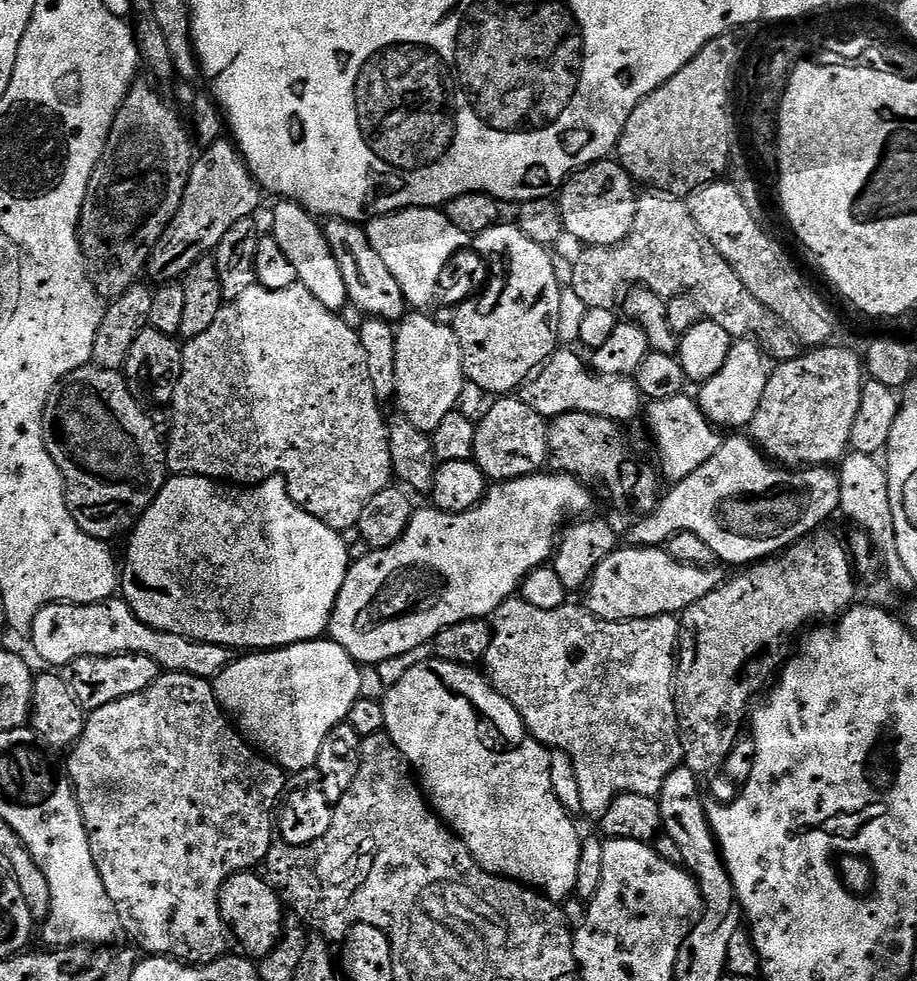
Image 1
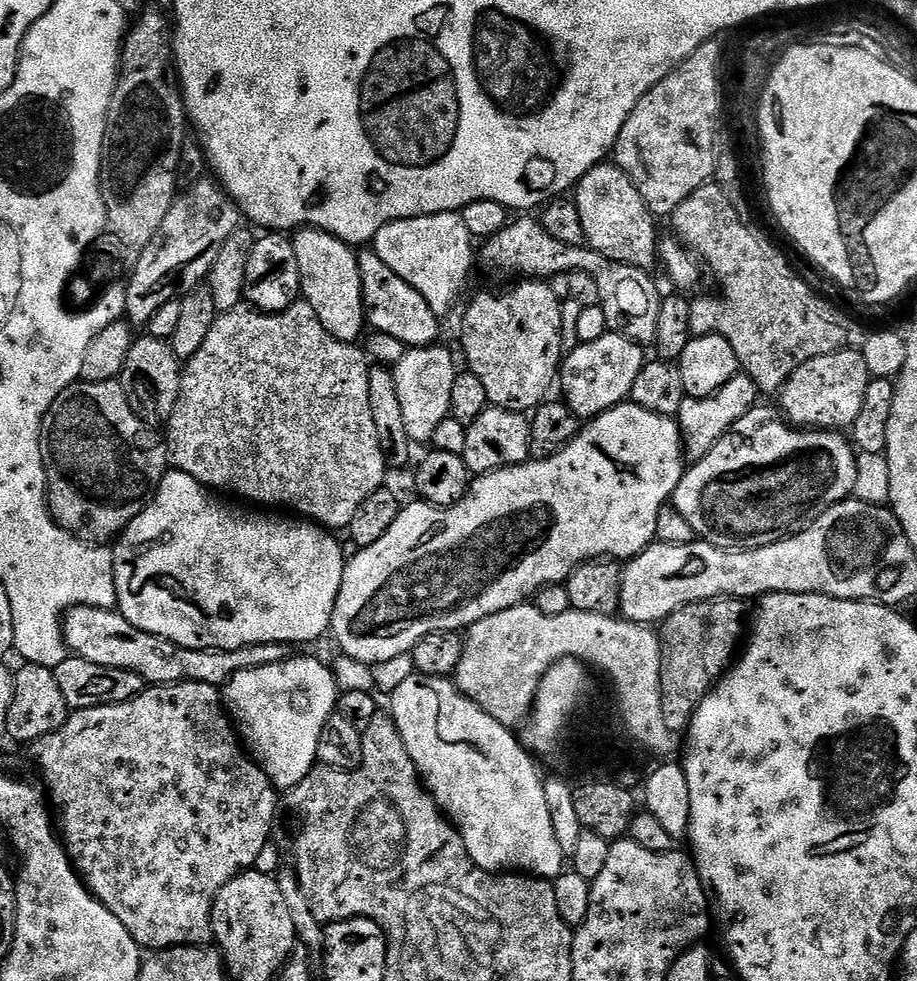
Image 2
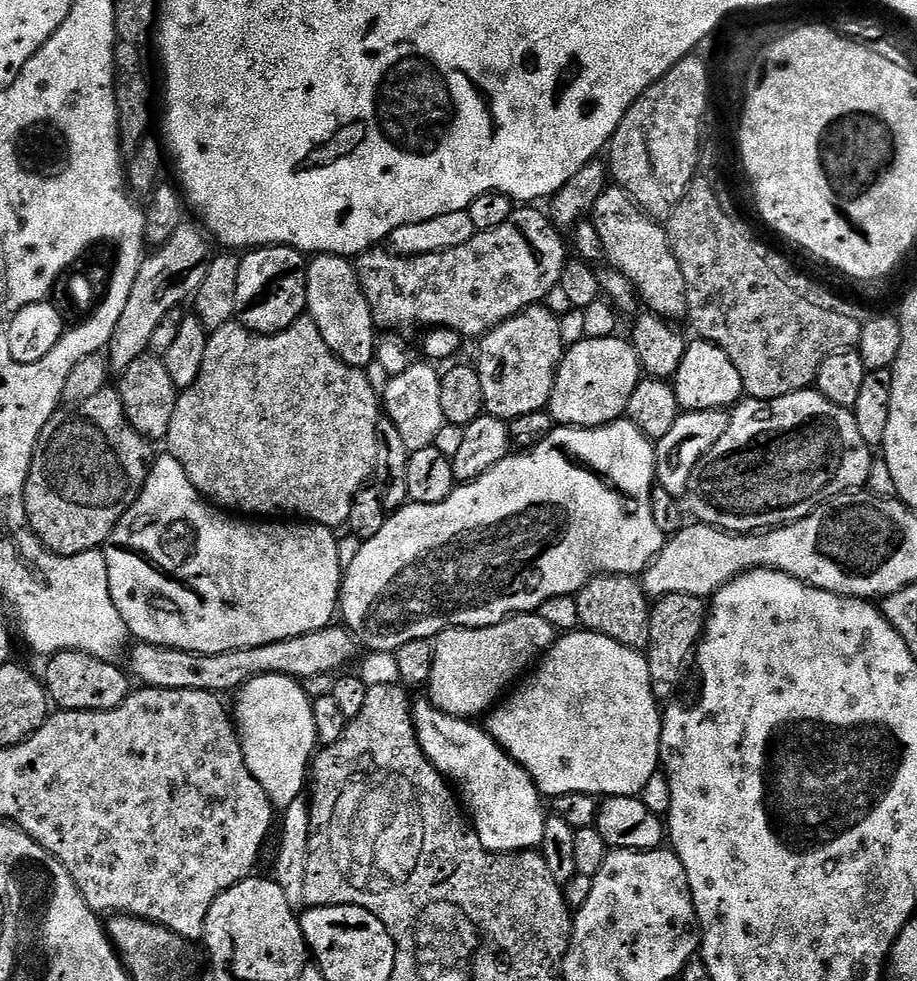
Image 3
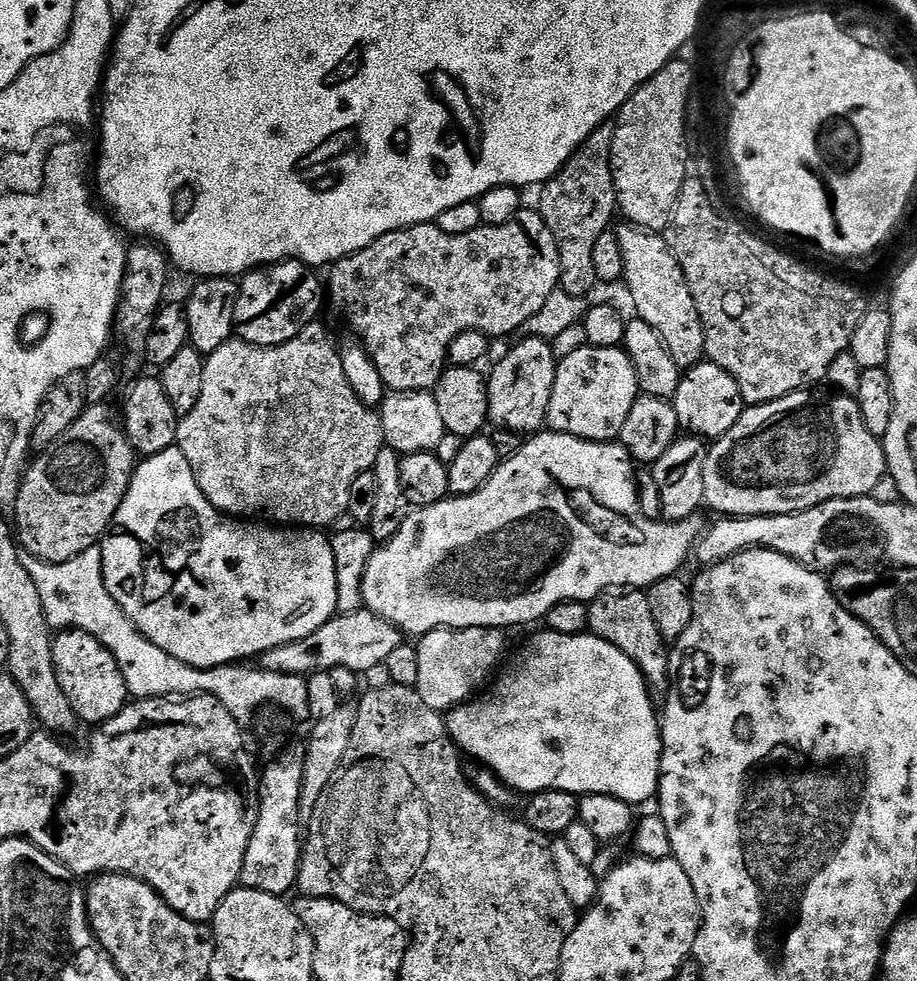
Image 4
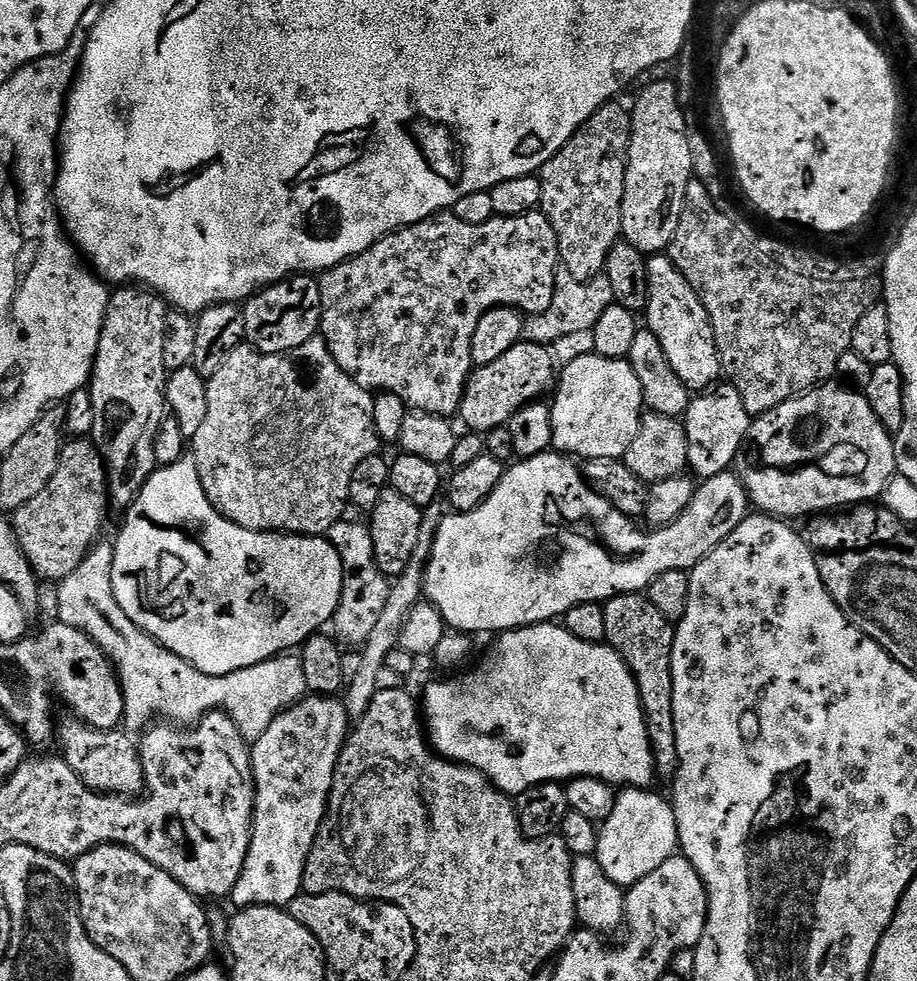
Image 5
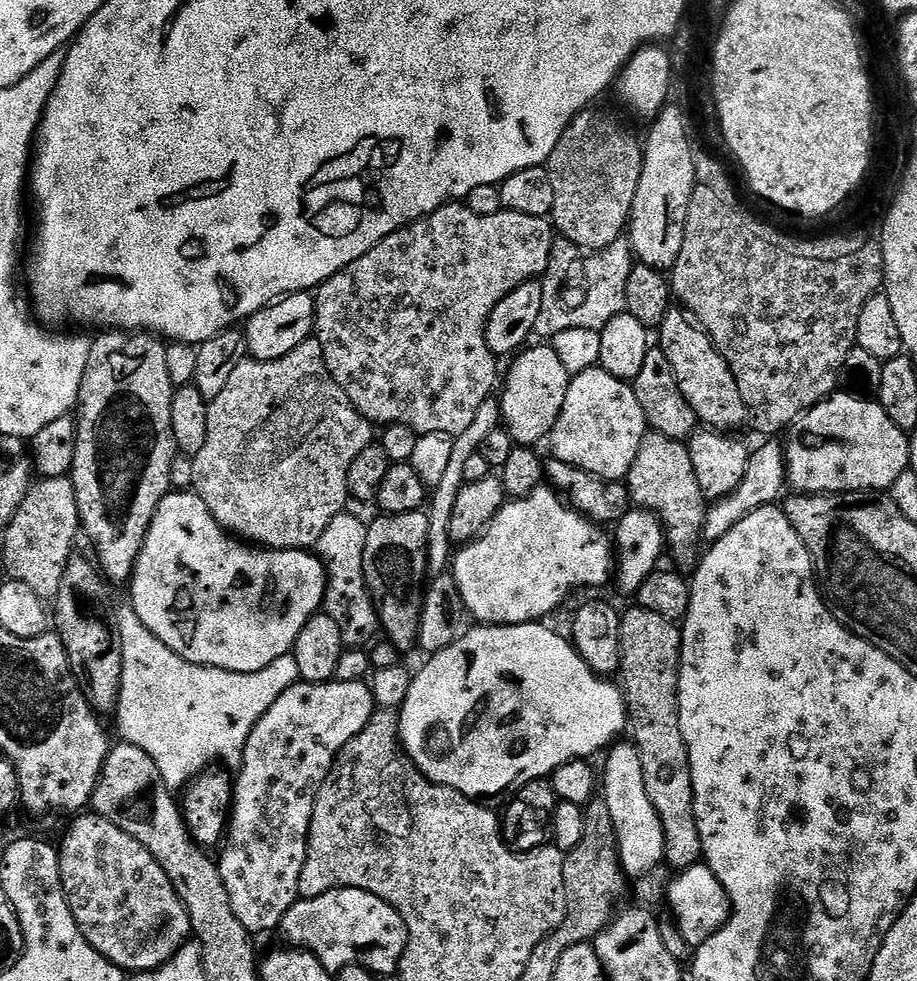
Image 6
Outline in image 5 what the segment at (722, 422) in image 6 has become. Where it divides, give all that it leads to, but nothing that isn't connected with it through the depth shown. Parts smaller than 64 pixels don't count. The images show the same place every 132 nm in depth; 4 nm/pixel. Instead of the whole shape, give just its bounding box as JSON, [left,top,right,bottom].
[647,254,721,394]

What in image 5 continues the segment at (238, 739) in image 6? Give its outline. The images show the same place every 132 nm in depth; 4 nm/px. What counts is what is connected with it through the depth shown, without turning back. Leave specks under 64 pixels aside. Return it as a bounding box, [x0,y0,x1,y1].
[56,543,309,742]

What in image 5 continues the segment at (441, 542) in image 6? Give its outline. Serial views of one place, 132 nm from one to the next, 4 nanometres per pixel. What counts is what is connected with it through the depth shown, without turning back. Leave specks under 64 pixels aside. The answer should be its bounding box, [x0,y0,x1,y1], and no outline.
[342,503,442,718]

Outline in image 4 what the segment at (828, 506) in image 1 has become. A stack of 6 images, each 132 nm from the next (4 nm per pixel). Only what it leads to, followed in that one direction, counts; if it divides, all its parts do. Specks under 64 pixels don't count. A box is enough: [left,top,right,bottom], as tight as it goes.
[702,391,888,518]

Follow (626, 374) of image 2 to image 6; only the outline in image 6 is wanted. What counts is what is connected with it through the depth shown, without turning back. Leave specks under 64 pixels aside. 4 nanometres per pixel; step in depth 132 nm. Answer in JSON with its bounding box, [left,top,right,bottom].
[550,366,649,481]

